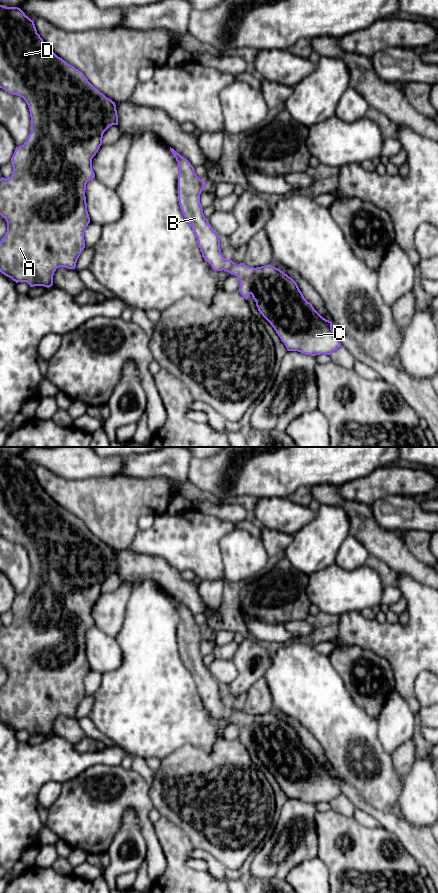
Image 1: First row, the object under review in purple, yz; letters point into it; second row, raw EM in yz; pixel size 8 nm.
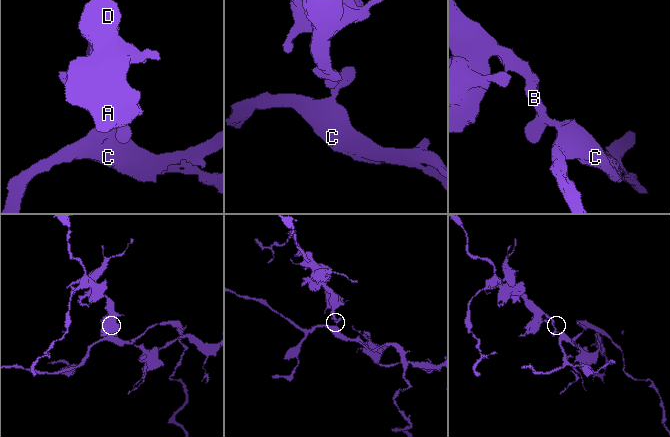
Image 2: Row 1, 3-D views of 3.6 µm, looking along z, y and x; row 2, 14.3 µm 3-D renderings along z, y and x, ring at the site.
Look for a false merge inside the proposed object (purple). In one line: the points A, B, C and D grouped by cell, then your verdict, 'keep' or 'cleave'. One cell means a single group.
A B C D; keep

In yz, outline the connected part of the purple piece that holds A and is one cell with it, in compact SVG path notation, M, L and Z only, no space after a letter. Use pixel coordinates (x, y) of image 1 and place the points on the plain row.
M0 453L0 536L22 545L28 553L31 565L31 581L23 593L16 595L11 606L12 623L8 627L3 625L0 627L0 663L7 670L7 680L0 689L0 720L16 731L27 730L30 735L44 734L49 736L53 733L53 723L56 717L59 715L75 717L77 708L85 696L84 681L90 671L85 644L86 632L95 626L92 607L102 593L104 580L110 574L118 573L116 553L115 550L96 537L81 519L58 505L47 494L37 481L34 469L26 464L20 456L3 453Z

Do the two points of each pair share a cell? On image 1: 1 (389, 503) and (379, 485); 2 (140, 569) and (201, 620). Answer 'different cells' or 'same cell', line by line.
1: different cells
2: different cells

